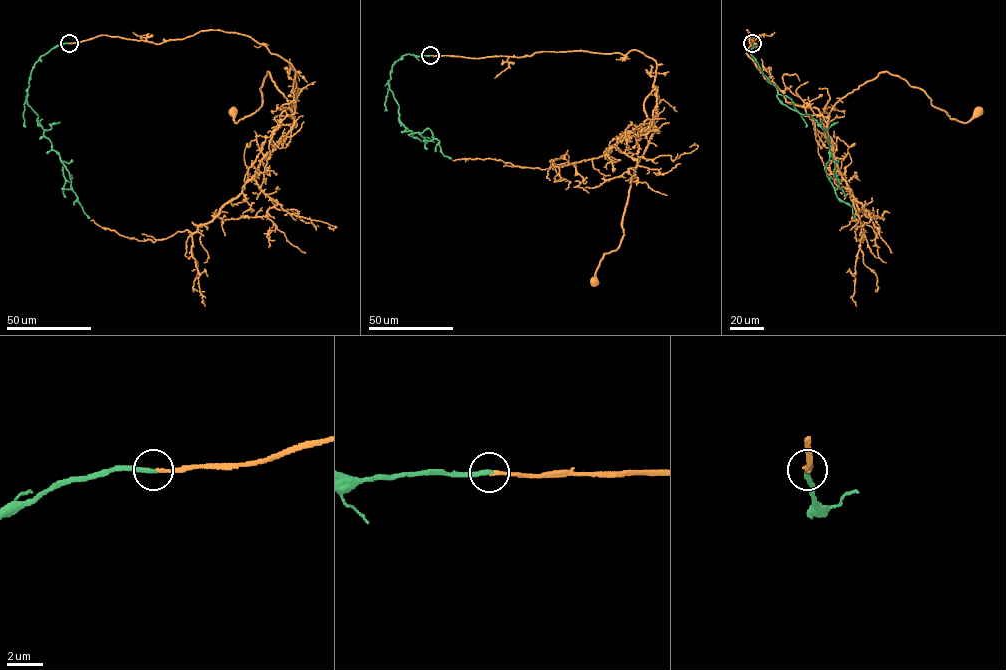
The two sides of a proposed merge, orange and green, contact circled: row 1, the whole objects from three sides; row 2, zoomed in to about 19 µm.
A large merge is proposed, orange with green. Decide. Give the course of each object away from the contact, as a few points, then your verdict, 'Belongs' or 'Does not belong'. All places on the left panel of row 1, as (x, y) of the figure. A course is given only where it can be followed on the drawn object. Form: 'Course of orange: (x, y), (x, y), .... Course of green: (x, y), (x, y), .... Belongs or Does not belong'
Course of orange: (69, 43), (250, 36), (294, 68), (296, 123), (268, 71), (262, 105), (237, 122), (233, 110). Course of green: (68, 43), (55, 46), (35, 64), (26, 101), (38, 116), (43, 134), (68, 172), (71, 188), (89, 218). Belongs

